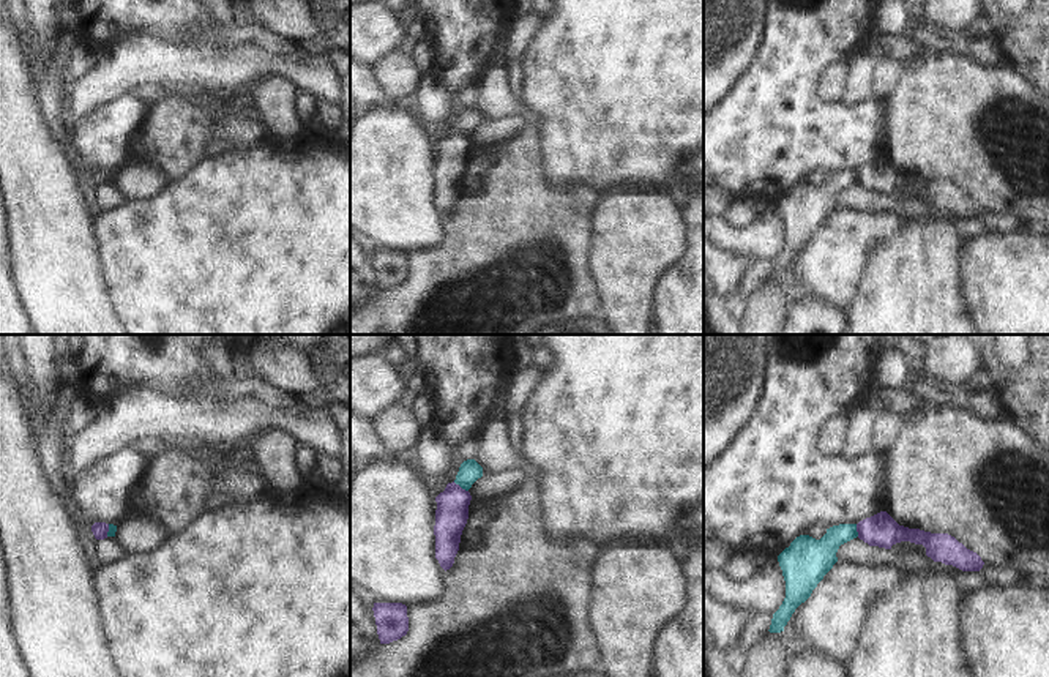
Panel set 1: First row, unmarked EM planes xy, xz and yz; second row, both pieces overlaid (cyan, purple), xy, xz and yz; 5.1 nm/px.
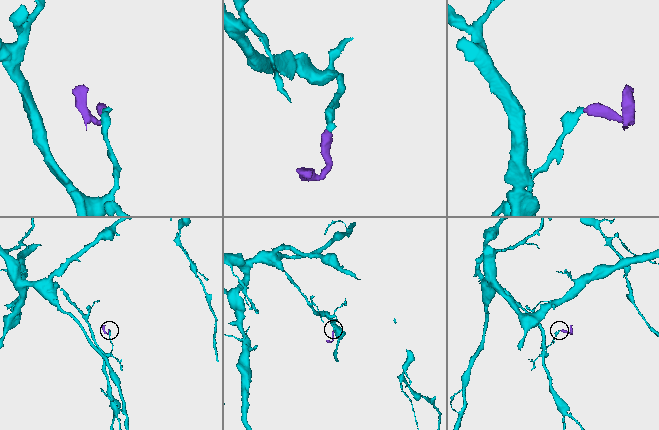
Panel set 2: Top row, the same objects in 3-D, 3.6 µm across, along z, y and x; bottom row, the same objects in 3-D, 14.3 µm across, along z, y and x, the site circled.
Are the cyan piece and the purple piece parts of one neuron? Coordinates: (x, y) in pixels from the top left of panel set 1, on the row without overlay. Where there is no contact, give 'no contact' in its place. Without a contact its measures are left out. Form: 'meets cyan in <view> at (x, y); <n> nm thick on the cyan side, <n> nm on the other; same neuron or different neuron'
meets cyan in xz at (461, 133); 110 nm thick on the cyan side, 170 nm on the other; different neuron

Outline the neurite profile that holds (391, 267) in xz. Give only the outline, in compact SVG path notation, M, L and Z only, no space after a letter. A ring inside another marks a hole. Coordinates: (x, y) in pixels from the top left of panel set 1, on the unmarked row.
M374 249L374 264L380 290L401 286L409 278L407 252L402 249Z

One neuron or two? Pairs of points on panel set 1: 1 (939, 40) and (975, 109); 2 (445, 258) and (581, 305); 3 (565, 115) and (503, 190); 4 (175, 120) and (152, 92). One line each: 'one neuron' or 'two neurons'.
1: two neurons
2: one neuron
3: two neurons
4: two neurons

